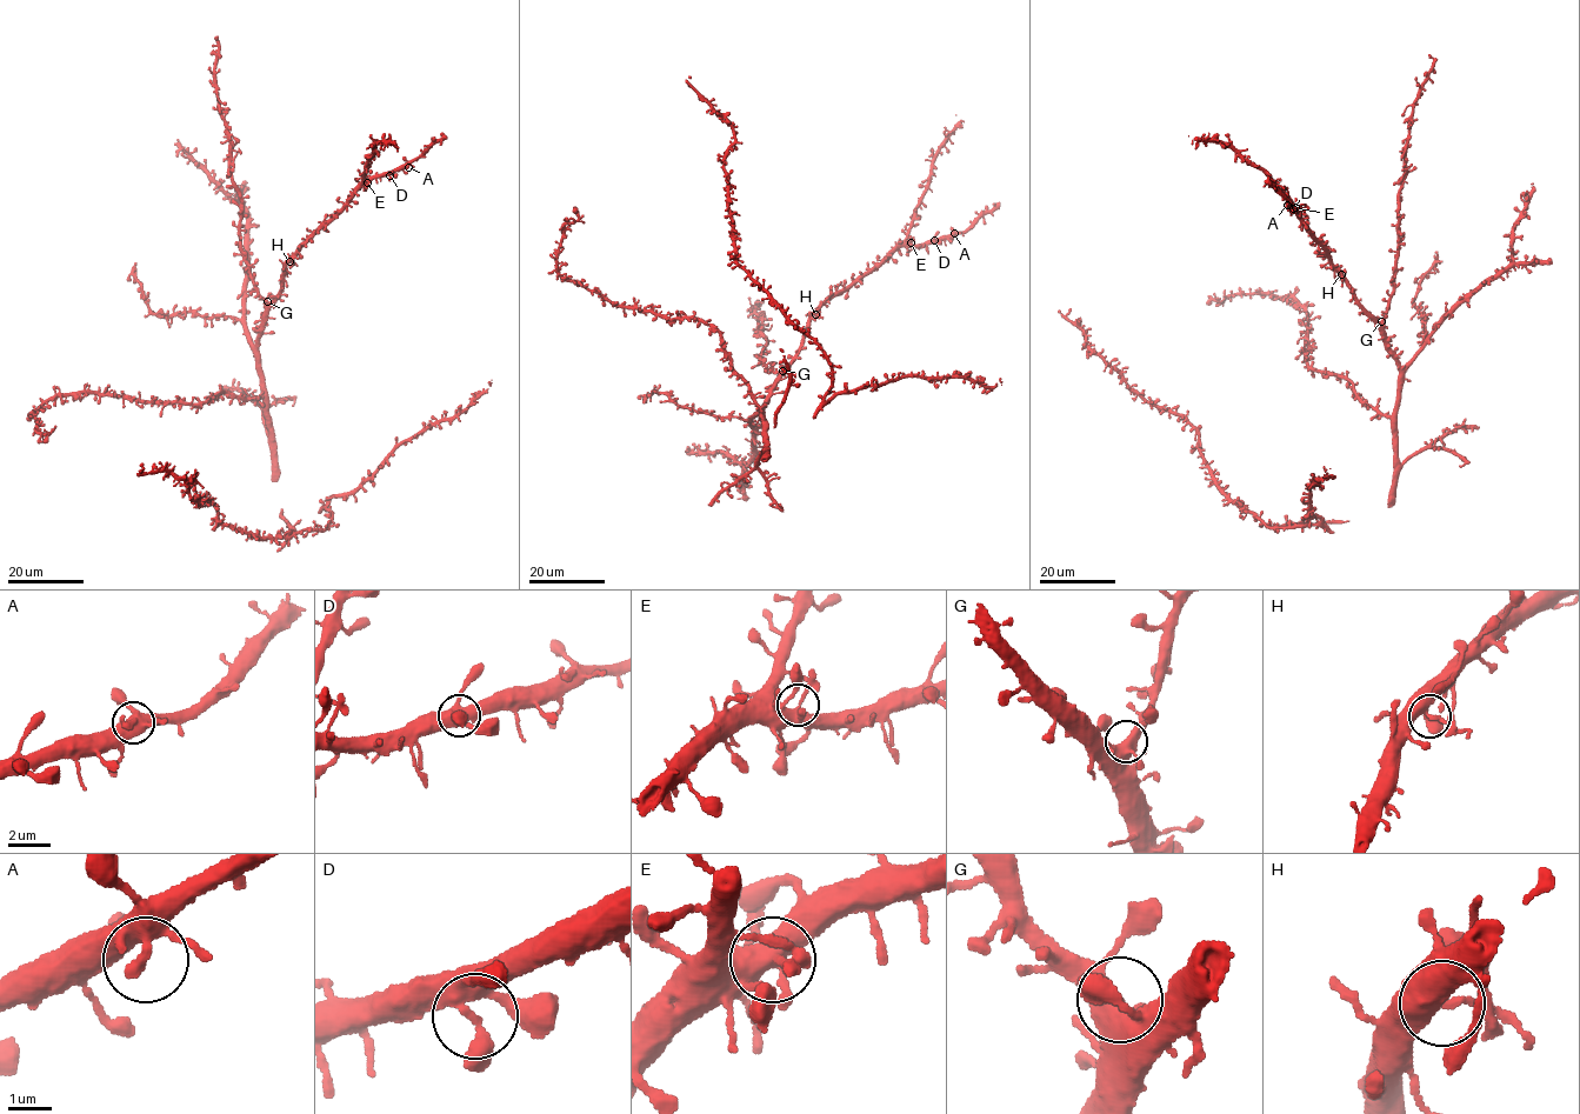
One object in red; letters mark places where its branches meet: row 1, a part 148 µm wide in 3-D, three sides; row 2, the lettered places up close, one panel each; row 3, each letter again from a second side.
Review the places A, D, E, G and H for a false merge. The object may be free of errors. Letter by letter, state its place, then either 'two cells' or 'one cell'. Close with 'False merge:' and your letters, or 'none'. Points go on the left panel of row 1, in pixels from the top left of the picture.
A: (408, 167) | one cell
D: (390, 175) | one cell
E: (367, 182) | one cell
G: (267, 301) | one cell
H: (290, 261) | two cells
False merge: H

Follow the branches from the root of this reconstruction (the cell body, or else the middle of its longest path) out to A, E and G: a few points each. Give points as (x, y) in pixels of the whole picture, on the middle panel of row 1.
A: (764, 446), (765, 402), (801, 346), (808, 321), (824, 300), (848, 288), (892, 251), (948, 239), (954, 233)
E: (764, 446), (765, 402), (801, 346), (808, 321), (824, 300), (848, 288), (890, 253), (911, 242)
G: (764, 446), (761, 435), (766, 420), (764, 411), (782, 371)

